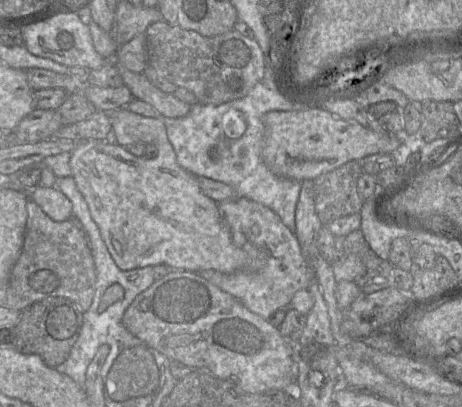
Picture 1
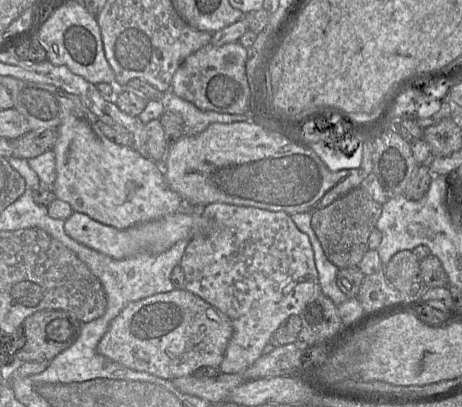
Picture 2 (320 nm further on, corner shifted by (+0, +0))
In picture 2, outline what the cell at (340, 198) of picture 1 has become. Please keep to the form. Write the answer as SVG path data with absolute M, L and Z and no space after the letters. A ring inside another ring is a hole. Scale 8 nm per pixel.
M361 187L355 188L327 207L311 215L311 227L319 239L330 262L339 269L357 267L369 250L368 239L382 212L382 204L376 202Z

